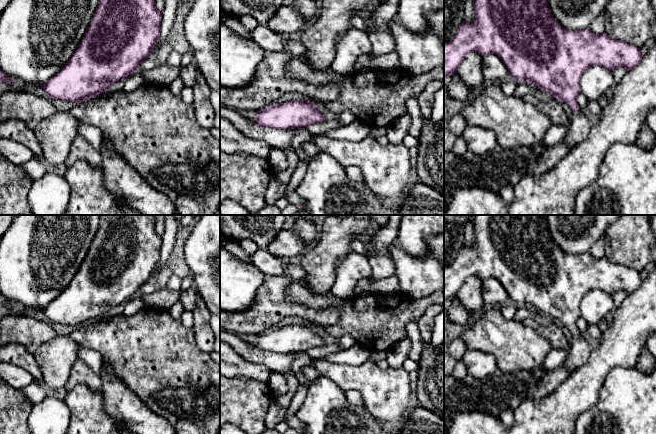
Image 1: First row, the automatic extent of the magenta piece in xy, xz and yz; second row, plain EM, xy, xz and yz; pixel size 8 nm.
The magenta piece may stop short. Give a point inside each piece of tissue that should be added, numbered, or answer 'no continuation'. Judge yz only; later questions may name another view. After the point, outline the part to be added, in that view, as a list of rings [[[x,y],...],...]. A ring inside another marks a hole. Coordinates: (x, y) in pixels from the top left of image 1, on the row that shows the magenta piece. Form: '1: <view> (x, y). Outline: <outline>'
1: yz (579, 126). Outline: [[[577,109],[573,111],[572,119],[568,124],[568,130],[562,141],[569,147],[569,150],[572,150],[588,137],[591,128],[588,117],[581,109]]]

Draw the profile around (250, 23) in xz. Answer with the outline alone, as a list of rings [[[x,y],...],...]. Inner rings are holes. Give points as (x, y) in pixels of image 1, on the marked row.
[[[242,15],[238,19],[249,33],[251,33],[259,25],[258,21],[251,15]]]

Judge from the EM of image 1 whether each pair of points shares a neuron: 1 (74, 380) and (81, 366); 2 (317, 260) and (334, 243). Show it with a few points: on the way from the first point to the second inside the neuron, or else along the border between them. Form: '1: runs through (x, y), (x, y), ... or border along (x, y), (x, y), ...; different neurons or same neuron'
1: runs through (77, 377), (80, 374), (80, 369); same neuron
2: runs through (321, 256), (330, 247); same neuron

